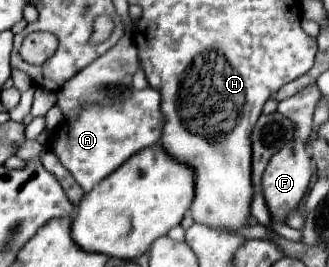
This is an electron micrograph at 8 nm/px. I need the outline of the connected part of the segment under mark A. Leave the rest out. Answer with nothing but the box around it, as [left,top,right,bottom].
[50,87,160,193]

